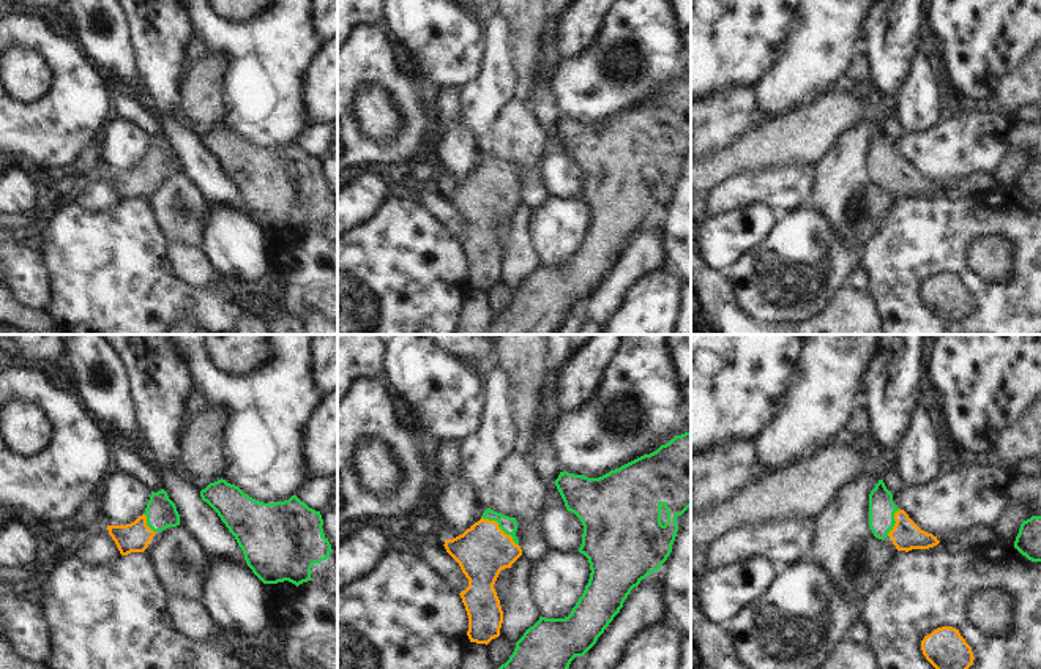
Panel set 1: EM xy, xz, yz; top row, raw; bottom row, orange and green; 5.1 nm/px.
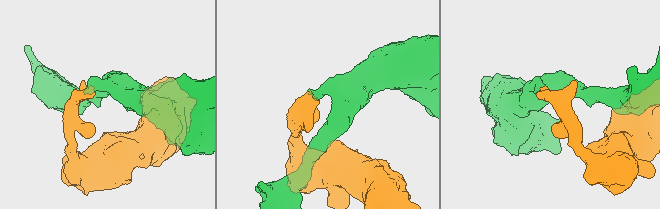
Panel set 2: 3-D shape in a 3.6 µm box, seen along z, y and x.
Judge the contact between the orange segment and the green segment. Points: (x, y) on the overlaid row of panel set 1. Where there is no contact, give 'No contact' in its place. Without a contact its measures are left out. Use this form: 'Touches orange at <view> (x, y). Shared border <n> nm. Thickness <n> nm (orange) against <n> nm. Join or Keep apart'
Touches orange at xz (499, 527). Shared border 240 nm. Thickness 280 nm (orange) against 80 nm. Join.

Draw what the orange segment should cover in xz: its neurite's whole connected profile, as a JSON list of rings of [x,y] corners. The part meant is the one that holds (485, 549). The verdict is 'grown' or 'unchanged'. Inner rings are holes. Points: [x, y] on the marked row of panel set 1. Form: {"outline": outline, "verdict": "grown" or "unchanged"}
{"outline": [[[487,508],[478,522],[462,535],[446,540],[443,544],[446,552],[459,563],[462,573],[468,579],[468,587],[459,595],[468,615],[467,636],[470,642],[487,645],[492,639],[500,636],[503,611],[494,584],[500,571],[511,568],[511,565],[522,555],[516,530],[516,518]]], "verdict": "grown"}

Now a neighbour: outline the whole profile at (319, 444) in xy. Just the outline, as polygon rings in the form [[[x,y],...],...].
[[[338,391],[322,396],[301,437],[308,477],[338,475]]]

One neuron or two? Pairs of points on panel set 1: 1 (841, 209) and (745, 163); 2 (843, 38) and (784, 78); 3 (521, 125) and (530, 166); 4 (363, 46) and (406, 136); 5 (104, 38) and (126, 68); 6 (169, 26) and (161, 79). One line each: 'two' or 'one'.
1: two
2: one
3: one
4: one
5: one
6: one

